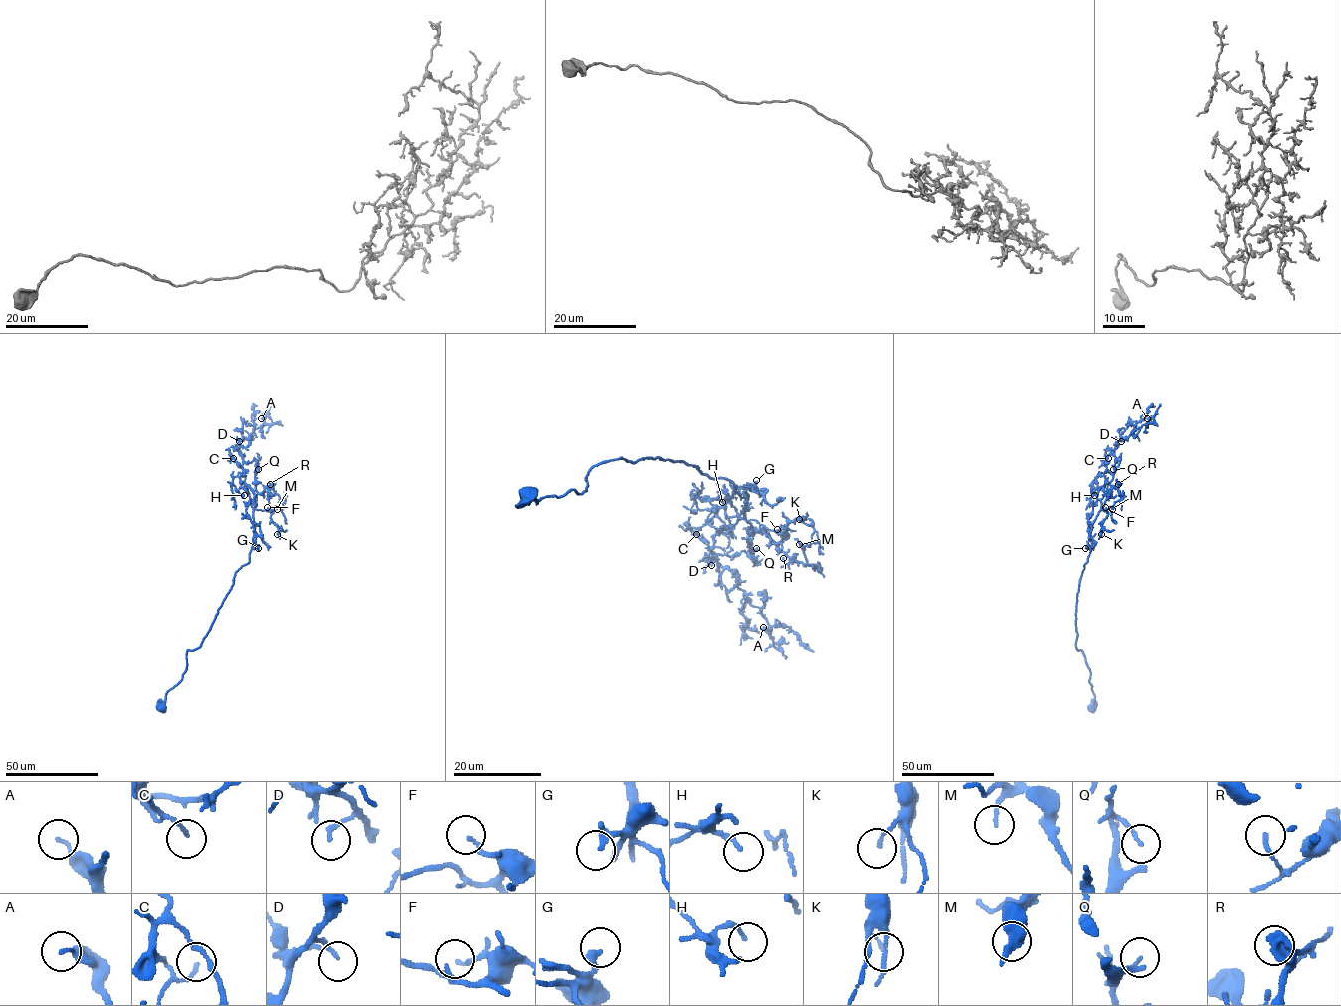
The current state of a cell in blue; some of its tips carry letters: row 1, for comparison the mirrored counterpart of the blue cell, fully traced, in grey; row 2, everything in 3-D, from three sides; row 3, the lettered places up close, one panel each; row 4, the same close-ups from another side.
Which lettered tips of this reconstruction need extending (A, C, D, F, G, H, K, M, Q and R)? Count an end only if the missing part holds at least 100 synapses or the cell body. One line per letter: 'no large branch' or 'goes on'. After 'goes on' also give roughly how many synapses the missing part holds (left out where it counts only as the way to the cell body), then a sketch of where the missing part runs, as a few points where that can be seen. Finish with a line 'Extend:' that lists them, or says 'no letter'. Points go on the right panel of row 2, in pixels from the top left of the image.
A: no large branch
C: no large branch
D: no large branch
F: no large branch
G: no large branch
H: no large branch
K: no large branch
M: no large branch
Q: goes on; about 200 synapses; missing branch runs (1113, 469), (1116, 472), (1123, 468), (1120, 473), (1130, 477), (1129, 483), (1137, 491), (1133, 506), (1141, 516)
R: no large branch
Extend: Q

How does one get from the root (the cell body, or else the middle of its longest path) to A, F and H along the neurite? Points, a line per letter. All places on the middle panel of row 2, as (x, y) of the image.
A: (531, 494), (580, 494), (592, 467), (620, 457), (729, 479), (748, 498), (712, 556), (763, 627)
F: (531, 494), (580, 494), (592, 467), (620, 457), (683, 461), (729, 479), (748, 495), (743, 517), (777, 529)
H: (531, 494), (580, 494), (601, 463), (657, 457), (748, 495), (743, 518), (725, 528), (695, 497), (722, 502)

